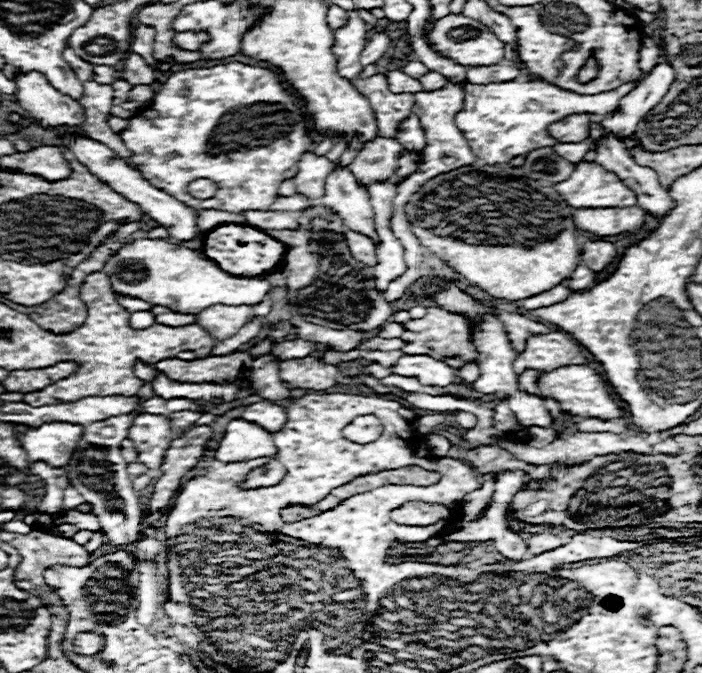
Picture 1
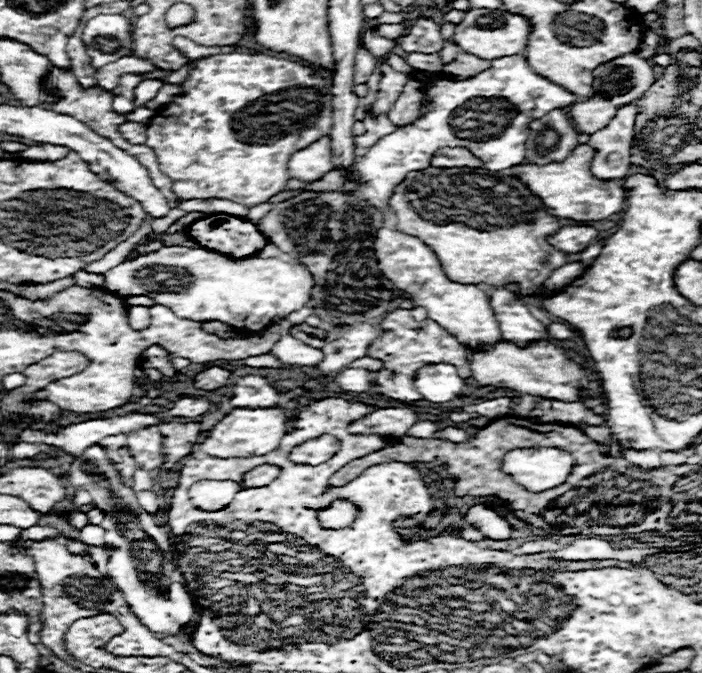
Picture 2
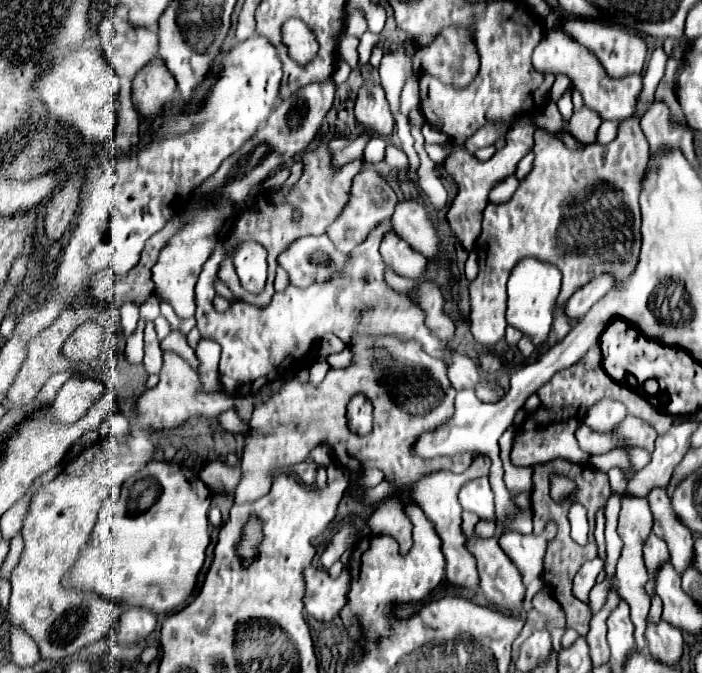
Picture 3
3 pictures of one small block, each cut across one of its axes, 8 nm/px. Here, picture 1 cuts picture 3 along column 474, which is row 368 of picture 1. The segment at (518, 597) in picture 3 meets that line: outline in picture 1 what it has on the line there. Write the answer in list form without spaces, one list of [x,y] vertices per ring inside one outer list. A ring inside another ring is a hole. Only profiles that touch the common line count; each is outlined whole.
[[[550,332],[546,336],[528,338],[526,350],[514,360],[514,364],[516,374],[522,374],[526,368],[552,372],[562,366],[580,366],[588,362],[572,338],[568,338],[564,332]]]

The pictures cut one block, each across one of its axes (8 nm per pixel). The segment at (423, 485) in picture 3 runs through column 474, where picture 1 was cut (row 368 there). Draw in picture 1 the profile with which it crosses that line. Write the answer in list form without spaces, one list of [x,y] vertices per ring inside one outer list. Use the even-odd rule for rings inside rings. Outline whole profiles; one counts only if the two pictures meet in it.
[[[470,362],[470,364],[464,364],[462,368],[456,370],[456,376],[462,378],[462,382],[468,382],[472,384],[472,380],[478,378],[478,364],[476,362]],[[572,366],[572,368],[558,368],[556,372],[546,372],[538,380],[538,388],[542,396],[552,396],[554,400],[560,402],[562,410],[570,412],[572,416],[600,418],[600,420],[612,420],[612,418],[626,416],[626,410],[608,392],[608,384],[602,380],[602,376],[596,374],[588,366]]]

